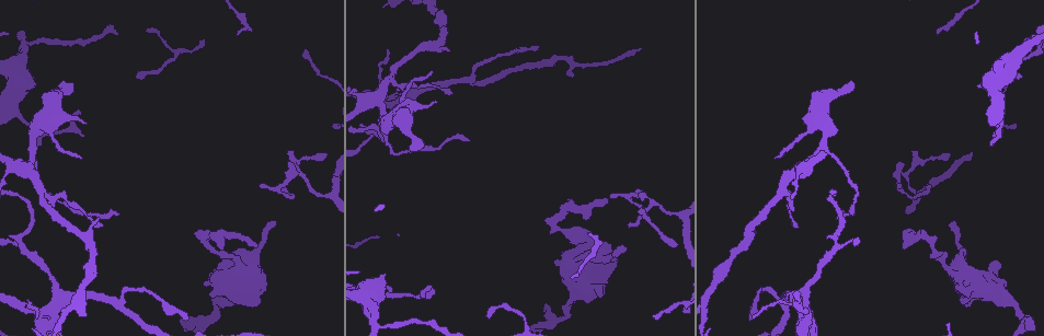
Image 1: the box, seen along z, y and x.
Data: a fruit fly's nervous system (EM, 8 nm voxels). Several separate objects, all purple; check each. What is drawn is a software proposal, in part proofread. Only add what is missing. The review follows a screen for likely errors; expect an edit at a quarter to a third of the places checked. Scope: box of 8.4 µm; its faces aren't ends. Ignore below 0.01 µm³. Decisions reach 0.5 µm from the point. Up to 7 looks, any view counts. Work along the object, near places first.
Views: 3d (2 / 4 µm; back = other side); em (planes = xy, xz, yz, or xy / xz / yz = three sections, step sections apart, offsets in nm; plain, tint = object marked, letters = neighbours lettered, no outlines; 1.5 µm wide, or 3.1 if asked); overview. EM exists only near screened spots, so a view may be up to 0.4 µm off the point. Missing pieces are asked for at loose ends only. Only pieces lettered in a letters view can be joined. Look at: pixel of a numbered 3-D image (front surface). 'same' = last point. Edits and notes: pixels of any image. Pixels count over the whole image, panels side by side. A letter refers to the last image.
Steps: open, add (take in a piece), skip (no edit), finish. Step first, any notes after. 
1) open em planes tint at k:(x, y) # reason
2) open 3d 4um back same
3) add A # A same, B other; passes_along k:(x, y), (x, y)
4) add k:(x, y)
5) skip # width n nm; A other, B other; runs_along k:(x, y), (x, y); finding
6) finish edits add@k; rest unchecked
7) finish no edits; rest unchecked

open em xy step 4 letters at 1:(256, 244) # long arm stops here

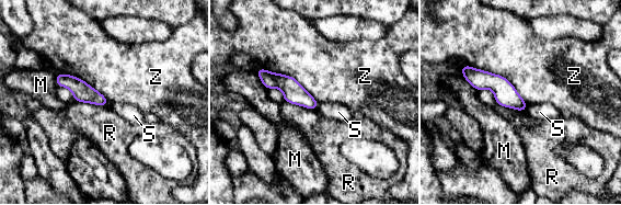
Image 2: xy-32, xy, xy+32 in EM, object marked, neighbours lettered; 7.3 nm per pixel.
open em planes letters same # cut it another way

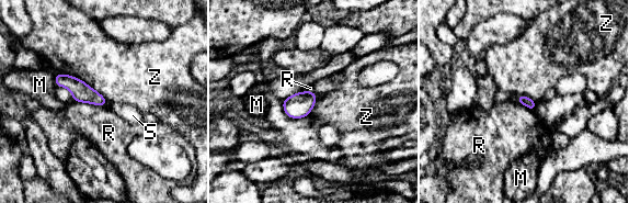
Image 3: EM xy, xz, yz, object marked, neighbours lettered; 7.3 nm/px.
skip # longest_contact Z 440 nm; M other, R other, S other, Z other; none of them fits

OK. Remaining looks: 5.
open em xz step 4 letters at 1:(853, 83) # branch stops here

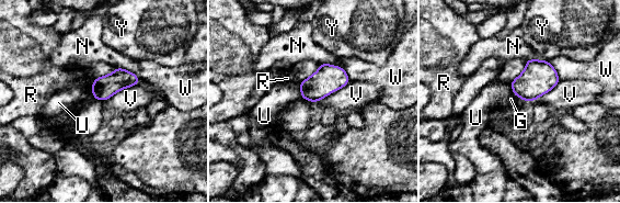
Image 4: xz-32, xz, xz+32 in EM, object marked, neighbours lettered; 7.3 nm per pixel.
skip # G other, N other, R other, U other, V other, W other, Y other; border 4:(138, 85), (123, 88), (102, 101); no lettered piece goes on from it

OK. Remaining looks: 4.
open em planes letters at 1:(389, 51)

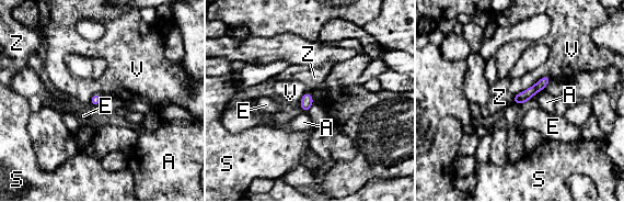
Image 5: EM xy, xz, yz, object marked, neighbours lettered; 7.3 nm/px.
skip # A other, E other, S other, V other, Z other; runs_along 5:(546, 78), (536, 88), (516, 100); no lettered piece goes on from it

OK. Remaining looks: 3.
finish no edits; rest unchecked

